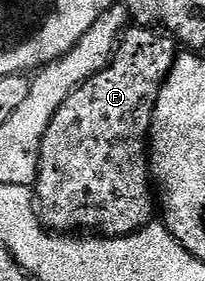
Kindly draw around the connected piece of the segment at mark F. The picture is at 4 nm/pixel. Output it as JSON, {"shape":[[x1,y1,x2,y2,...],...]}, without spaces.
{"shape":[[134,24,126,28,117,43,117,49,109,60,109,66,95,75,91,75,59,107,55,113,55,119,51,121,51,127,47,129,47,135,43,137,41,144,41,166,37,169,35,182,35,201,39,206,39,216,46,226,53,231,96,231,107,237,125,237,129,233,136,233,143,226,154,220,155,213,155,186,151,180,149,171,149,132,151,131,151,119,155,115,155,103,159,99,159,91,171,71,179,52,178,42,174,41,168,33,158,31,153,27]]}

